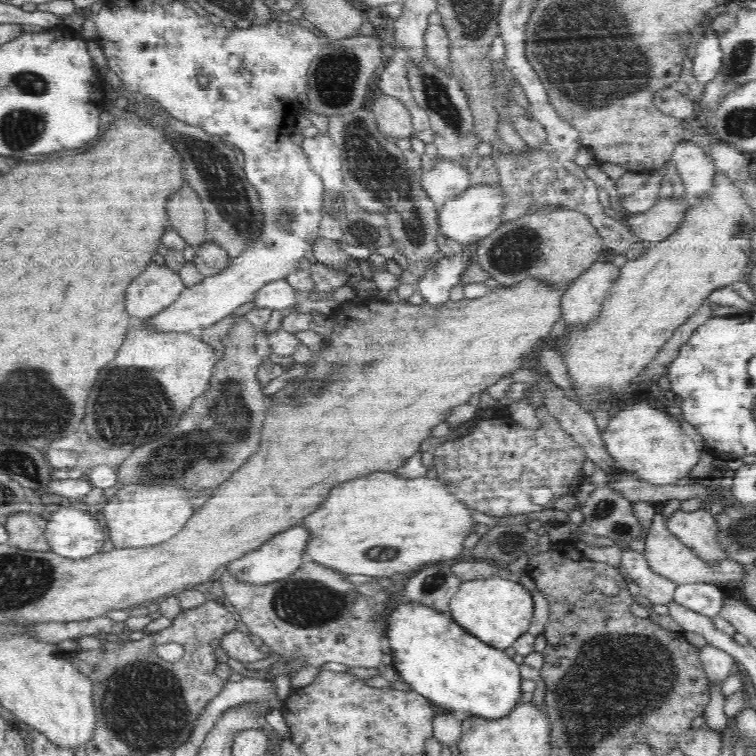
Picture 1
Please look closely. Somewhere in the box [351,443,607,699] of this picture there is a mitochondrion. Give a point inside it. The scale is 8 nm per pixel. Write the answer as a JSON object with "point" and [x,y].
{"point":[378,553]}

